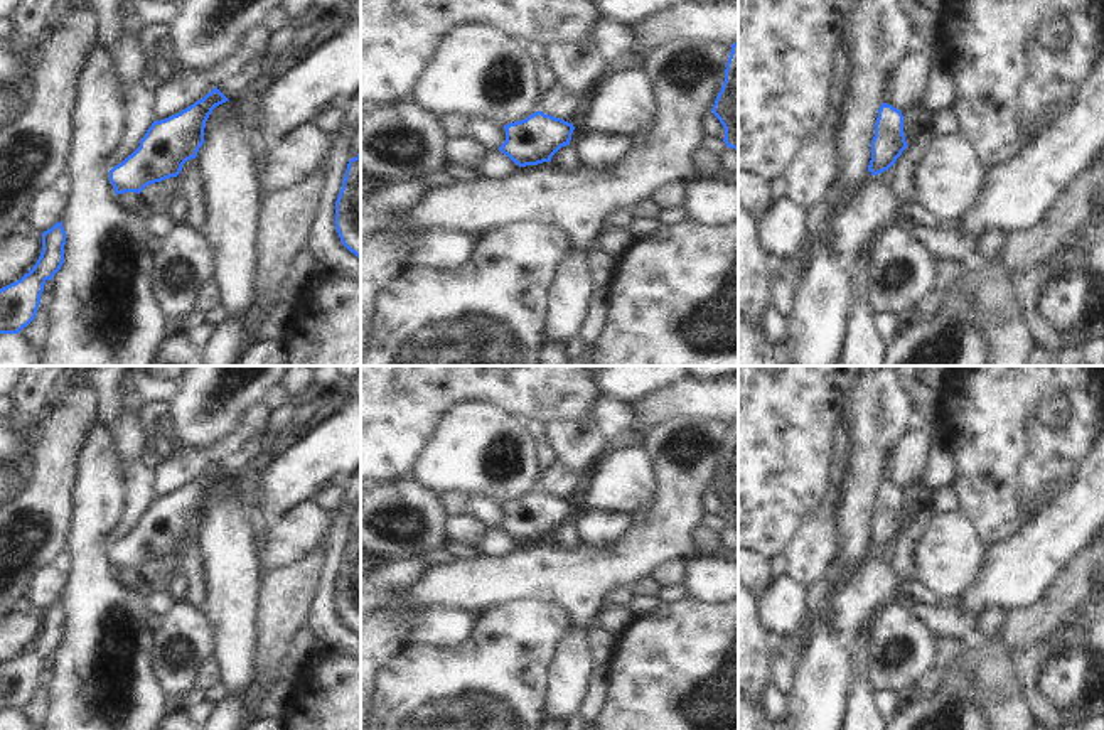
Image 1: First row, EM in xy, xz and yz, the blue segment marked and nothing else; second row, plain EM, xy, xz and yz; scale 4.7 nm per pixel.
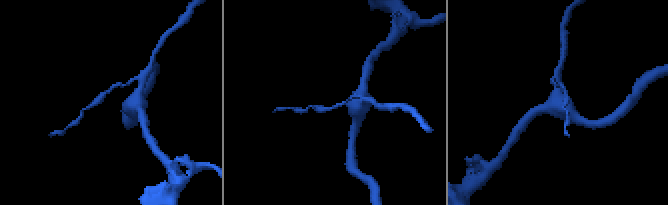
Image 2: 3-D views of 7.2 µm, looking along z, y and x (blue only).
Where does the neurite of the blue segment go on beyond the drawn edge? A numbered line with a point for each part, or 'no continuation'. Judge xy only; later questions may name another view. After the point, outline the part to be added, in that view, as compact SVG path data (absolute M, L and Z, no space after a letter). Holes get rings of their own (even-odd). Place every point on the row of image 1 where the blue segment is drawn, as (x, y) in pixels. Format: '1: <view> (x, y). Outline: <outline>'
no continuation

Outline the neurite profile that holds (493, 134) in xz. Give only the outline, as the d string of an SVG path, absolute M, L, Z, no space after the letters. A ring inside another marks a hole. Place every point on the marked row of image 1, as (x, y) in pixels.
M462 113L442 116L442 123L450 138L475 138L489 148L499 148L506 142L504 125L482 121Z

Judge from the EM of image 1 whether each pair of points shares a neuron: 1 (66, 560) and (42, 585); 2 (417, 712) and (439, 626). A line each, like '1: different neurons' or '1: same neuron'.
1: same neuron
2: different neurons

